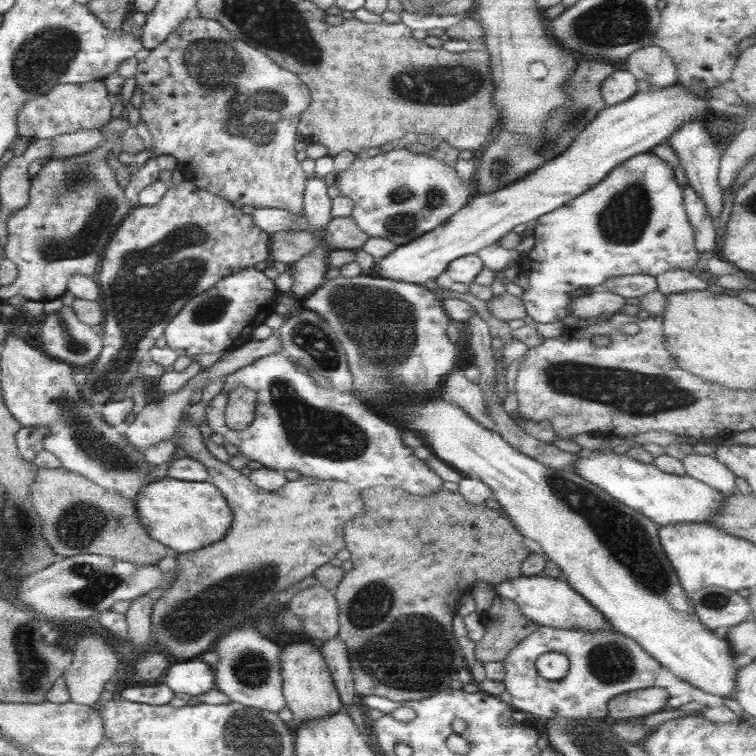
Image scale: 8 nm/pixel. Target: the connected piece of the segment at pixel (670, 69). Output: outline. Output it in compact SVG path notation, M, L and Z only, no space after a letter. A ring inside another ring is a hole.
M648 45L631 52L623 62L625 70L632 74L636 80L645 80L651 88L662 89L676 83L676 66L668 56L665 51Z

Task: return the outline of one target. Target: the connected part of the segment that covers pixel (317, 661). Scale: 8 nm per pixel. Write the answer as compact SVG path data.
M291 643L280 649L278 666L284 706L287 706L292 714L290 726L297 726L306 720L331 716L342 710L340 698L319 648L313 647L311 643Z

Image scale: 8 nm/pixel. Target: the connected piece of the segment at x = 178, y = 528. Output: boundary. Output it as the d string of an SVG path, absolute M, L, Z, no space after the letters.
M167 476L143 486L134 498L139 524L157 543L164 544L170 553L195 552L221 539L231 525L231 511L213 484L185 482Z

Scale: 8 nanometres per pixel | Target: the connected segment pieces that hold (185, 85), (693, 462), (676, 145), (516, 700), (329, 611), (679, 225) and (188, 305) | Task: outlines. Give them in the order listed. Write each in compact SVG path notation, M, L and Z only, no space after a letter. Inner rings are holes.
M191 14L149 51L145 60L137 62L133 76L142 96L138 111L151 136L151 150L143 149L137 154L120 151L117 159L122 164L141 167L152 156L169 154L185 180L236 206L279 208L290 214L302 214L306 178L295 158L293 144L299 116L307 109L310 94L292 72L229 33L215 20Z
M691 453L682 458L681 465L685 476L721 492L724 497L729 497L736 492L735 475L715 457Z
M693 121L681 125L668 140L667 144L677 155L678 166L682 169L689 188L692 188L704 202L707 214L716 222L721 212L722 190L717 182L718 166L720 161L721 148L716 138L711 136L706 129L706 124Z
M538 626L531 634L521 639L519 644L509 650L502 660L504 675L502 678L505 692L511 696L509 705L519 712L537 716L537 718L556 718L562 716L567 720L578 718L607 718L607 705L614 696L624 692L654 686L655 675L660 671L660 664L651 658L636 642L615 631L585 632L577 629L562 629ZM560 652L567 657L568 670L558 680L547 680L539 677L533 662L539 654Z
M316 583L295 593L285 604L300 620L303 634L313 642L326 643L338 633L337 604L333 595Z
M641 153L618 164L605 176L579 196L563 206L536 218L533 246L523 258L531 262L529 270L519 267L521 276L527 279L527 288L519 296L527 321L549 324L567 318L570 314L569 292L579 288L598 288L607 279L631 274L656 277L668 270L697 271L700 265L694 247L693 229L684 211L682 188L675 180L674 169L653 153Z
M244 268L218 280L213 287L190 298L165 325L162 337L178 355L225 354L251 340L251 331L274 312L278 291L263 271Z

